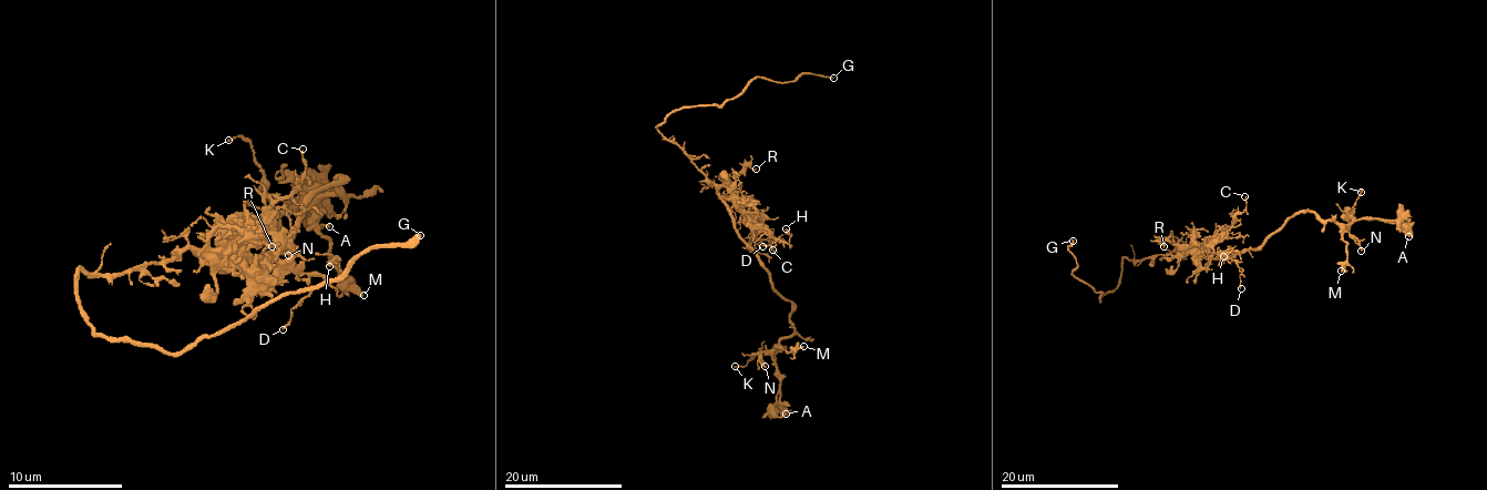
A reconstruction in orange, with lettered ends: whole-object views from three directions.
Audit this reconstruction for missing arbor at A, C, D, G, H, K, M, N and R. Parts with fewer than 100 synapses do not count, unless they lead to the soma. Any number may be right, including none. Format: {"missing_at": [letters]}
{"missing_at": ["G"]}

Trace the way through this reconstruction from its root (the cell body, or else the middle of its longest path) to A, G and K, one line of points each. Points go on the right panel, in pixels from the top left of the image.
A: (1175, 251), (1185, 247), (1207, 257), (1232, 257), (1258, 247), (1298, 211), (1344, 224), (1398, 220), (1408, 236)
G: (1175, 251), (1139, 261), (1125, 257), (1120, 283), (1100, 300), (1073, 274), (1073, 241)
K: (1175, 251), (1185, 247), (1207, 257), (1232, 257), (1258, 247), (1298, 211), (1315, 212), (1346, 227), (1361, 192)

